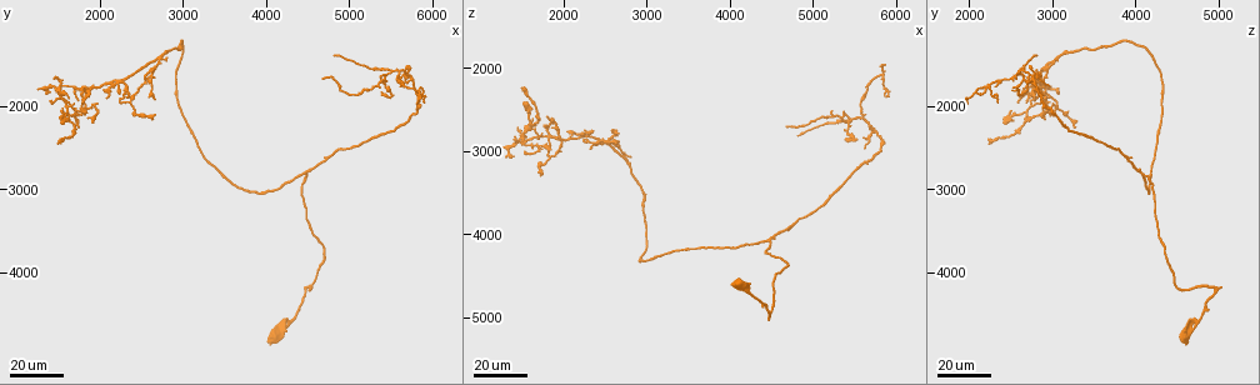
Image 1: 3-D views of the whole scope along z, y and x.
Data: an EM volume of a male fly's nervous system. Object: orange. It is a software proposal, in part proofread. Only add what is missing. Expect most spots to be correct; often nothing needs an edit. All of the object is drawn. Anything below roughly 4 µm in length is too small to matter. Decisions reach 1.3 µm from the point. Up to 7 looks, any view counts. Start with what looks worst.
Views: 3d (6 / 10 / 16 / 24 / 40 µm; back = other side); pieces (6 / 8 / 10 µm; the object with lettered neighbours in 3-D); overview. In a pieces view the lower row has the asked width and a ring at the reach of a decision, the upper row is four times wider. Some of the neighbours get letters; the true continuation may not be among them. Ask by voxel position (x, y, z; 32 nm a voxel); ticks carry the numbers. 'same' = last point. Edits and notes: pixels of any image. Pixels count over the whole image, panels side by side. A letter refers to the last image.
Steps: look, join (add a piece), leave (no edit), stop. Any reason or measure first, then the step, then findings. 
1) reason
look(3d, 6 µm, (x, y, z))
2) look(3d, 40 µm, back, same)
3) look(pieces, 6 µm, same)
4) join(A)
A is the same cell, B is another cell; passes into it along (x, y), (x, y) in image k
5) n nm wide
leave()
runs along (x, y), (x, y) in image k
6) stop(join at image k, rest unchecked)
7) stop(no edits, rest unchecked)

long arm stops here
look(3d, 40 µm, (4700, 1700, 2700))

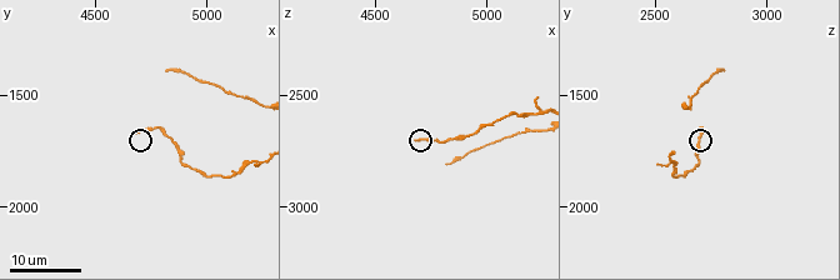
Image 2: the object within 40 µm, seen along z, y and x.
see the neighbours
look(pieces, 10 µm, (4680, 1670, 2700))

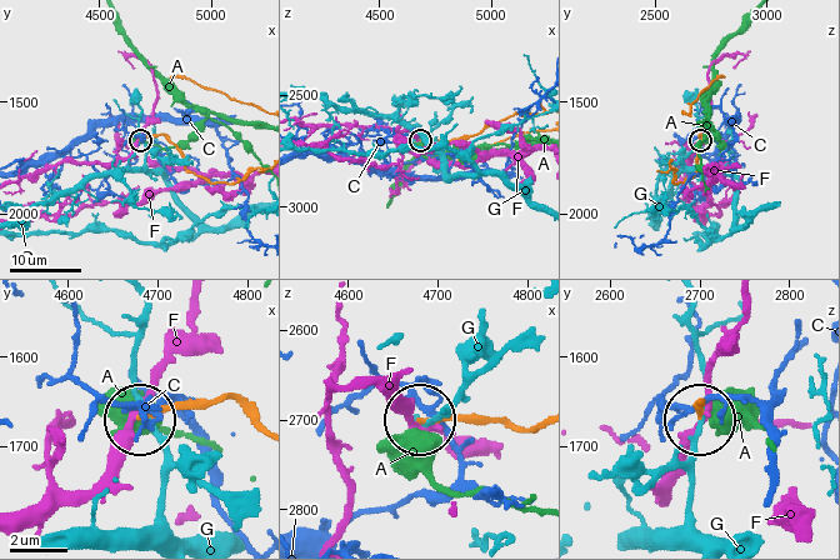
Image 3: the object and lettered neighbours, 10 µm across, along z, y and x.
170 nm wide
leave()
A, C, F and G are other cells; runs along (533, 426), (420, 421) in image 3; none of them fits

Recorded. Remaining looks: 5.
tapers out
look(3d, 24 µm, (5700, 1700, 2700))

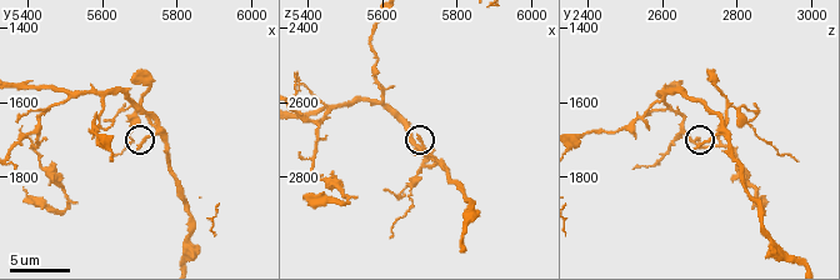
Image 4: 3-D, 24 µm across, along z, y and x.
look(pieces, 10 µm, (5700, 1720, 2690))

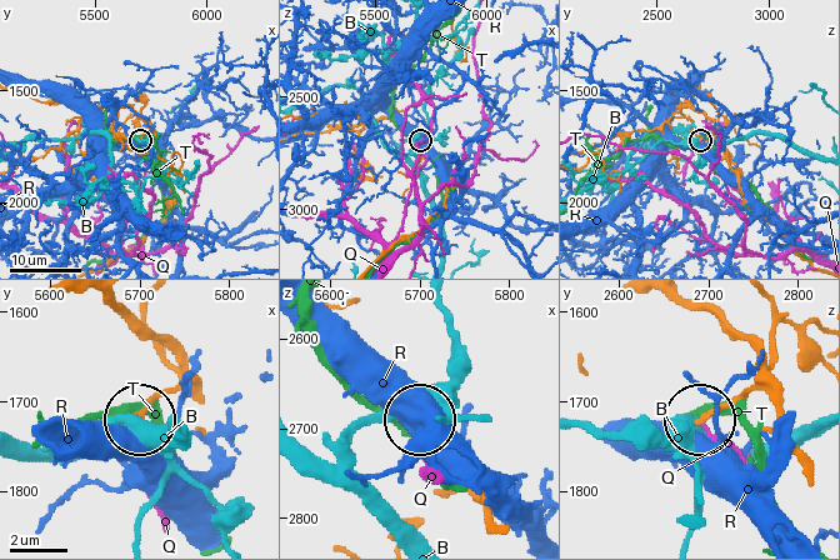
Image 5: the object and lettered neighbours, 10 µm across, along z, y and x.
leave()
B, Q, R and T are other cells; none of them fits

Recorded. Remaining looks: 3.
free end
look(3d, 40 µm, (4450, 4200, 5000))

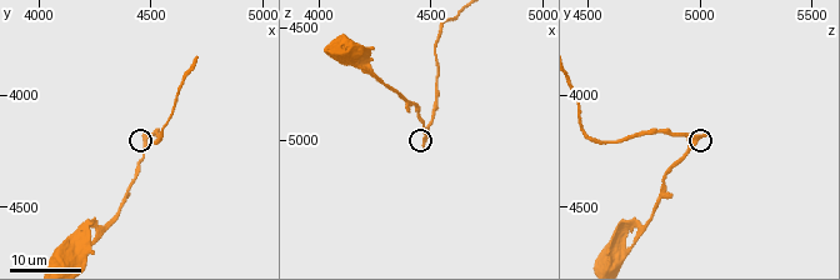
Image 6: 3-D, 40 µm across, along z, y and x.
look(pieces, 10 µm, (4460, 4170, 5030))

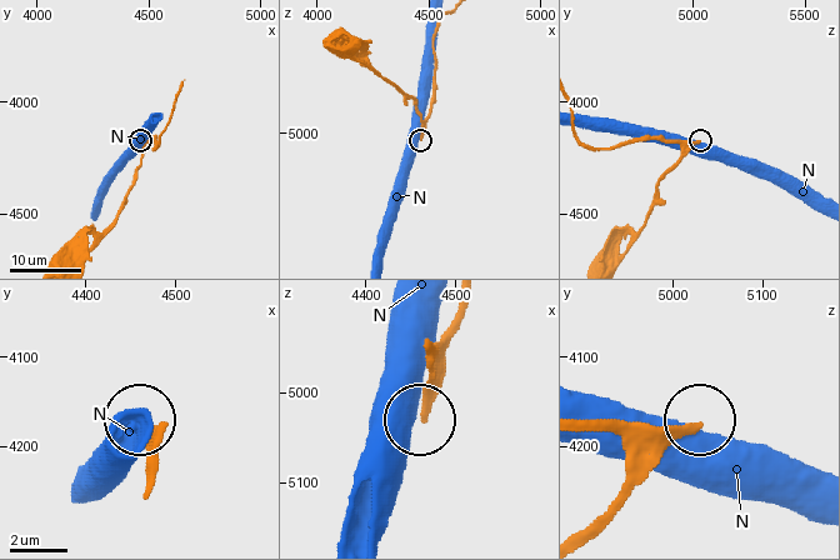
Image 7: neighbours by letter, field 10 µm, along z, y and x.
leave()
N is another cell; runs along (585, 533), (698, 428) in image 7; no lettered piece goes on from it

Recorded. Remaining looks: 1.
stop(no edits, rest unchecked)

